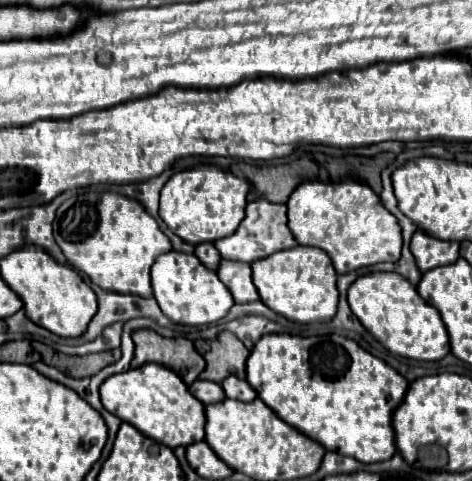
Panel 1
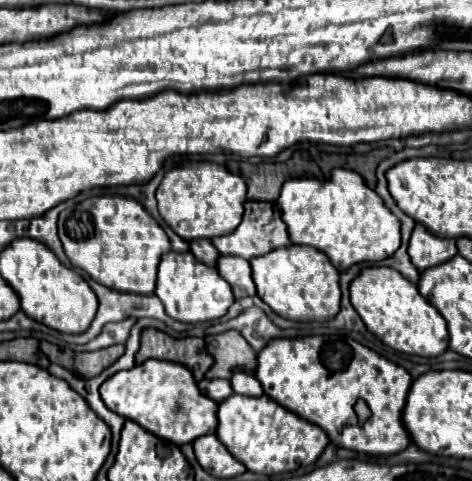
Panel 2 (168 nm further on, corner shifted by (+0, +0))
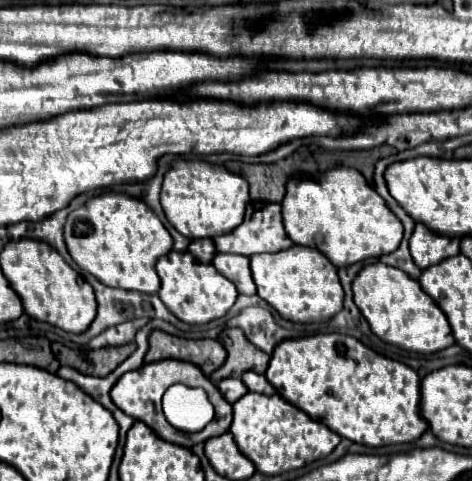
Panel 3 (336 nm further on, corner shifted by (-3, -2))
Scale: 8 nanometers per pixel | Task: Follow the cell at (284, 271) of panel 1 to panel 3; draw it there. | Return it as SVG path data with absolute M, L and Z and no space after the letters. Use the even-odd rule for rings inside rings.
M293 244L275 254L253 254L251 274L257 284L257 294L267 300L285 320L291 322L325 322L343 308L343 288L337 268L309 246Z

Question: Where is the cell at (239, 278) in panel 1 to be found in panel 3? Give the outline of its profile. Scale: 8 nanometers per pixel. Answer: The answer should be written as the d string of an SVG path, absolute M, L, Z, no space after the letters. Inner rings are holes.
M217 252L211 264L237 286L239 294L255 294L255 282L249 270L249 258L239 254L221 254Z

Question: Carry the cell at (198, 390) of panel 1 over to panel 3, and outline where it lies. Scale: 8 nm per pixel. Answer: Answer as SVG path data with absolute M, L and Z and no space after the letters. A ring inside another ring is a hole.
M225 378L217 386L219 386L221 394L227 398L227 402L231 402L231 404L235 404L241 396L245 396L249 392L249 388L237 378Z

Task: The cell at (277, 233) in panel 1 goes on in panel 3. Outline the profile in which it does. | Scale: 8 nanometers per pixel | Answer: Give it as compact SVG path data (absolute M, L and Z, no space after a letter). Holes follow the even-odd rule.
M249 202L245 220L235 230L215 238L217 252L233 252L241 256L251 256L251 254L261 254L261 252L279 252L279 250L291 248L291 244L293 240L287 236L283 228L281 204L271 204L271 202Z

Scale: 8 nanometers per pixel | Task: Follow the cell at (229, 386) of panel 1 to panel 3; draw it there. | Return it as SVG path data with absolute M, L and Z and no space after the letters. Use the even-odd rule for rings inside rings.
M247 372L243 374L241 378L245 382L245 386L251 390L251 392L261 392L261 394L275 394L275 388L267 382L267 378L263 374L255 374L255 372Z

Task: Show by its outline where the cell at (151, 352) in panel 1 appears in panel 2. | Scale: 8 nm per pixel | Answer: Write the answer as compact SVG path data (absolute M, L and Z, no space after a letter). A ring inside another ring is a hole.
M148 328L142 332L140 350L136 354L136 364L142 364L148 358L168 360L194 370L196 382L200 382L206 370L212 366L212 356L204 348L202 338L172 338L160 330Z

